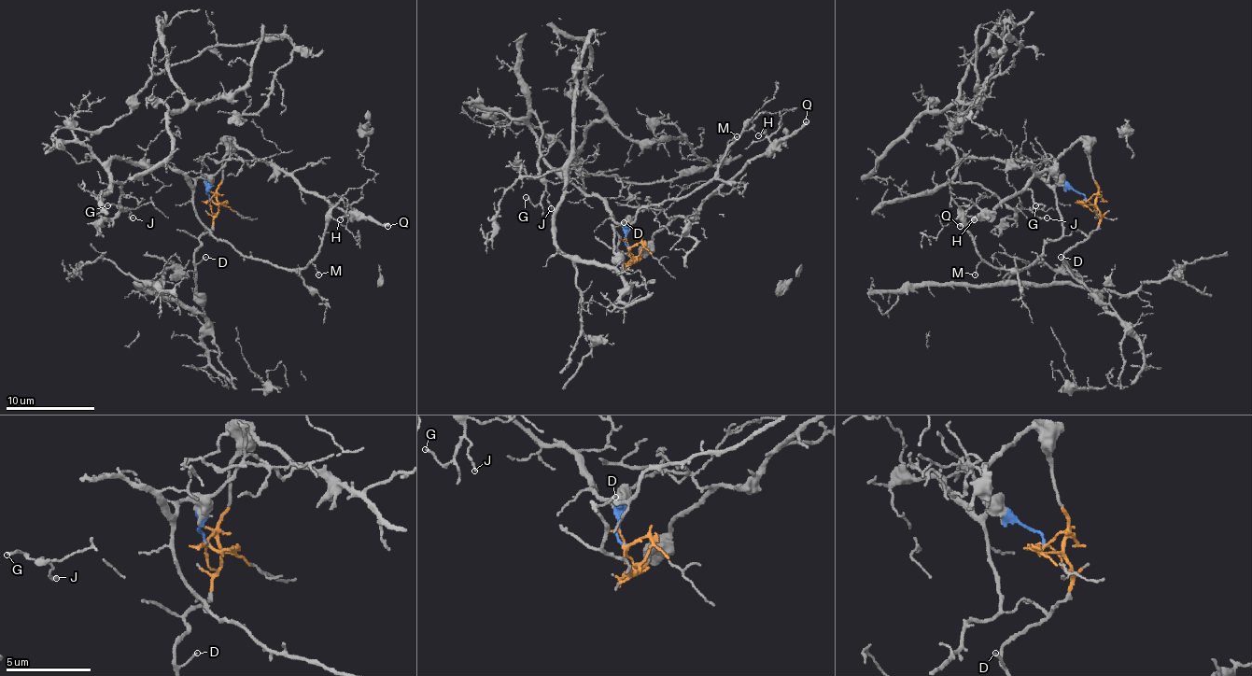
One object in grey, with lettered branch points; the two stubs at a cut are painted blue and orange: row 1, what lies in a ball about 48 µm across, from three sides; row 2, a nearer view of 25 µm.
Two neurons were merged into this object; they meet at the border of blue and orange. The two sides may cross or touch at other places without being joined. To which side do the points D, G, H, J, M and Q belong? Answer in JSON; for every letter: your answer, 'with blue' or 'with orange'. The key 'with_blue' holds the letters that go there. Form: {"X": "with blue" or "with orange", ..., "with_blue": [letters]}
{"D": "with orange", "G": "with blue", "H": "with orange", "J": "with blue", "M": "with blue", "Q": "with orange", "with_blue": ["G", "J", "M"]}

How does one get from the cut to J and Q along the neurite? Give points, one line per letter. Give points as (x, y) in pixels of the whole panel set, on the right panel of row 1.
J: (1085, 202), (1032, 166), (967, 158), (959, 166), (952, 182), (1048, 218)
Q: (1085, 202), (1099, 190), (1099, 184), (1094, 179), (1088, 148), (1078, 142), (992, 213), (977, 215), (959, 226)

